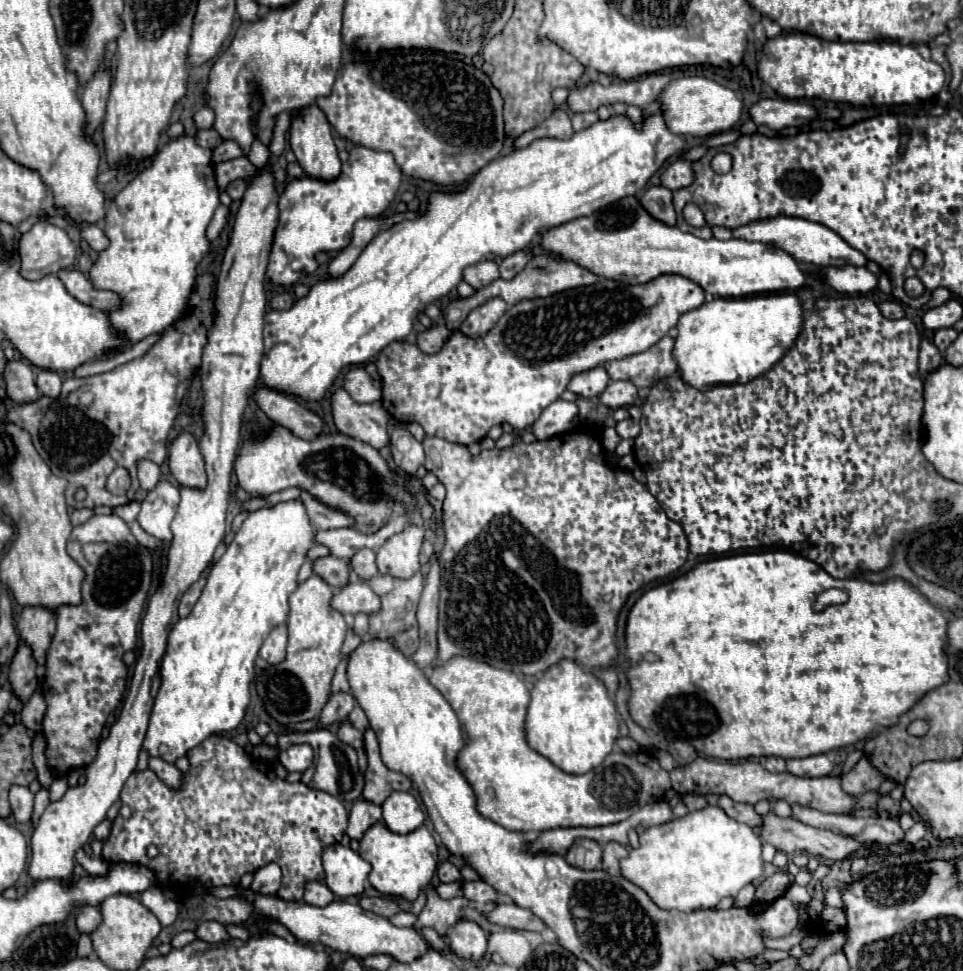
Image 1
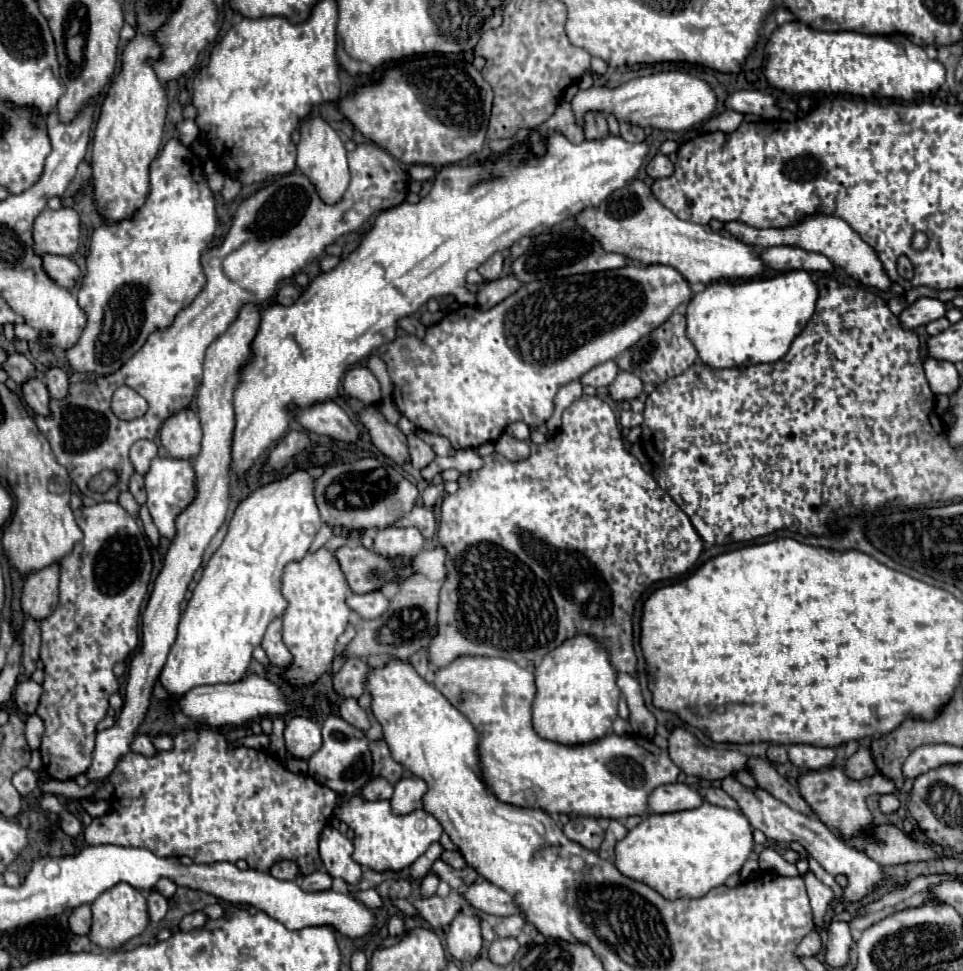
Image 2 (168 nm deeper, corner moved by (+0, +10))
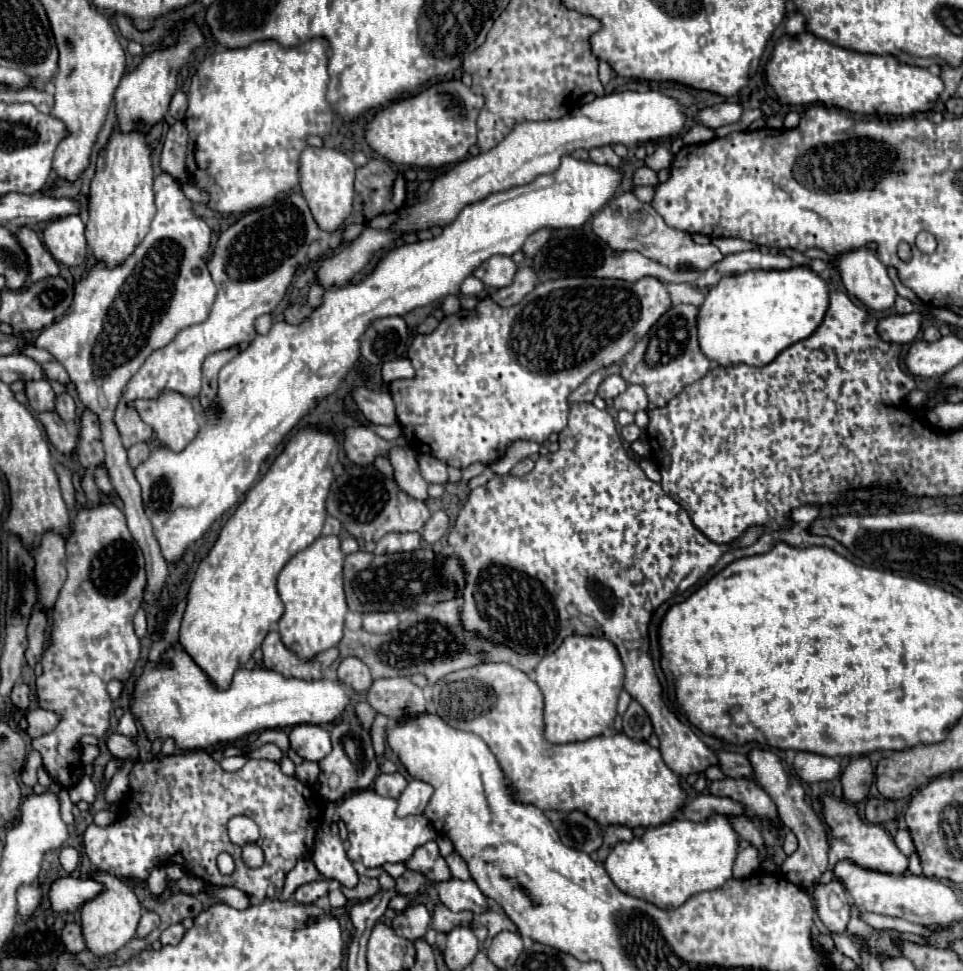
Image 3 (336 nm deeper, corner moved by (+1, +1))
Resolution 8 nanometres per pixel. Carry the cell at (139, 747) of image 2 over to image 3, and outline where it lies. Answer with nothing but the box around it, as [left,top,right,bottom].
[107,734,139,762]

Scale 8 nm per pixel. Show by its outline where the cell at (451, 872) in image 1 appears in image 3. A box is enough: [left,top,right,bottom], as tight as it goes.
[445,852,471,880]

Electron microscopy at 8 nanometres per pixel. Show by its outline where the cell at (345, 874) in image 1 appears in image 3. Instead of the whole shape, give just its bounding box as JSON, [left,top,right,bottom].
[311,826,359,888]

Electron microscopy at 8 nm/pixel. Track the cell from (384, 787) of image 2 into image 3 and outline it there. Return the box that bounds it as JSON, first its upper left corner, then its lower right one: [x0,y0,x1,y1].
[373,772,407,798]

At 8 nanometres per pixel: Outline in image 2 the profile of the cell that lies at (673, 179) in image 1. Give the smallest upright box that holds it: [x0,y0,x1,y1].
[646,153,674,179]

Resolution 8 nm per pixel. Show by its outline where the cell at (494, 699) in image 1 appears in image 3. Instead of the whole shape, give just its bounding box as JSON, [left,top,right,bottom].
[433,664,685,828]

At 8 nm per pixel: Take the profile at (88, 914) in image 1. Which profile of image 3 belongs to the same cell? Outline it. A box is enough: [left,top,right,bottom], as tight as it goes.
[63,922,87,954]

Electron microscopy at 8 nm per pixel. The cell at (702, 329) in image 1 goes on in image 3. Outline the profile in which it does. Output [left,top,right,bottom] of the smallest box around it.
[697,266,829,366]

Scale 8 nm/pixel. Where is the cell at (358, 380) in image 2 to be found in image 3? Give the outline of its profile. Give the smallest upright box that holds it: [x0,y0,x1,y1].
[351,386,395,424]

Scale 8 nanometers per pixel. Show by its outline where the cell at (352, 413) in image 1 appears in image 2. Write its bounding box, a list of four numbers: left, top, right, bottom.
[360,407,410,465]

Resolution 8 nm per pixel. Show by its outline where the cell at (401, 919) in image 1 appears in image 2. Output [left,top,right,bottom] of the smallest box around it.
[352,889,382,907]

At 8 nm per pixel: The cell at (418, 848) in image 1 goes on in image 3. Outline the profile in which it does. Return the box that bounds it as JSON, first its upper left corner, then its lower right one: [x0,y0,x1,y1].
[327,790,437,868]

